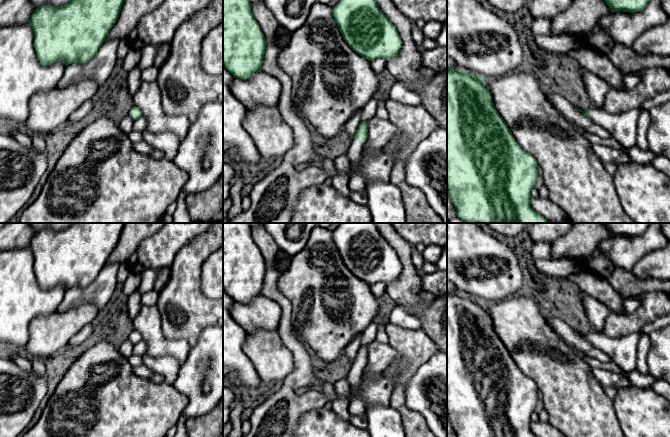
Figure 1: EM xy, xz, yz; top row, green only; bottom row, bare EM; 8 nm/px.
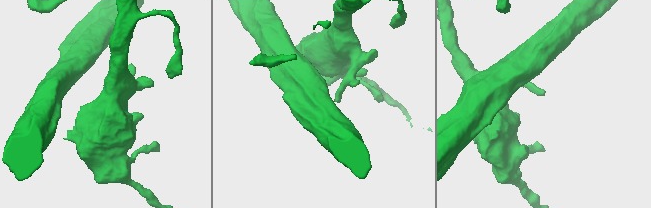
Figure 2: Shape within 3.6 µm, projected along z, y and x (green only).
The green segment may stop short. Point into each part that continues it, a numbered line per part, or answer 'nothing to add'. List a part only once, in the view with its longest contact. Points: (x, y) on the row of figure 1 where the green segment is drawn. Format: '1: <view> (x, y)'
1: xz (357, 183)

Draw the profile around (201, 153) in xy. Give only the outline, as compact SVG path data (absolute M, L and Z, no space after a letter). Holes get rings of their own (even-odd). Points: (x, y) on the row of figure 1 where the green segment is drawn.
M223 102L204 104L197 118L191 122L173 162L189 176L184 186L185 196L207 191L217 182L223 174Z

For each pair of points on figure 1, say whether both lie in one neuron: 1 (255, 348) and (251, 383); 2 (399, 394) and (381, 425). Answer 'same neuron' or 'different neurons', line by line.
1: different neurons
2: different neurons

